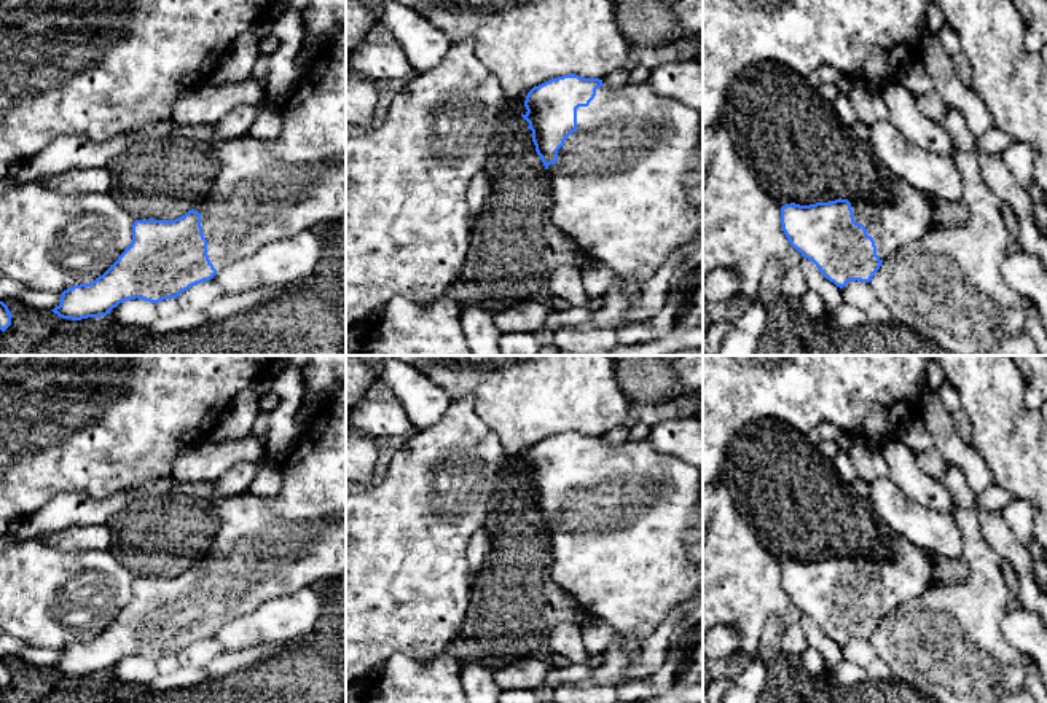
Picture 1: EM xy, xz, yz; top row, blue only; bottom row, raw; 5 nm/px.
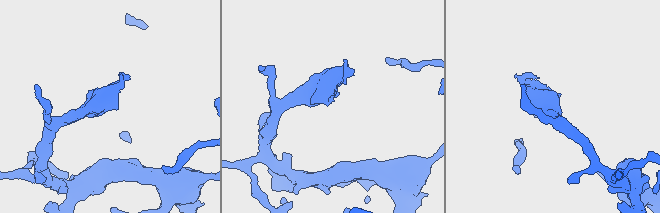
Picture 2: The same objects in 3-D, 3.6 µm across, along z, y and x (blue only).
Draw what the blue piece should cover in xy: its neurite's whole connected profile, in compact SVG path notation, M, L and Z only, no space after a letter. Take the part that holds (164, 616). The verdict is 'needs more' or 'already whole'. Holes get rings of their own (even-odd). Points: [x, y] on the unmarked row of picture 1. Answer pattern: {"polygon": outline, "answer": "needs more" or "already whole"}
{"polygon": "M346 384L331 397L331 400L316 413L312 424L304 432L300 443L296 443L295 450L290 456L282 462L282 486L277 494L269 497L255 496L250 491L229 496L220 502L217 502L212 510L218 518L218 528L212 539L207 552L198 558L191 568L175 577L135 577L132 582L132 599L124 609L118 614L118 617L96 638L89 641L73 642L64 647L61 652L61 660L51 666L62 676L81 677L88 674L100 674L110 671L113 665L127 657L145 657L150 660L159 660L167 655L177 655L182 649L190 644L201 641L204 638L210 638L218 626L239 619L245 614L253 612L263 603L271 601L274 598L280 598L284 595L292 595L306 587L325 585L328 580L338 579L346 574Z", "answer": "needs more"}

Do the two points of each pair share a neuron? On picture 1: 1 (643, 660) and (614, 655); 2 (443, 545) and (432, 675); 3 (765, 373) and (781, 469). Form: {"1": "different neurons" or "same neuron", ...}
{"1": "different neurons", "2": "different neurons", "3": "different neurons"}

